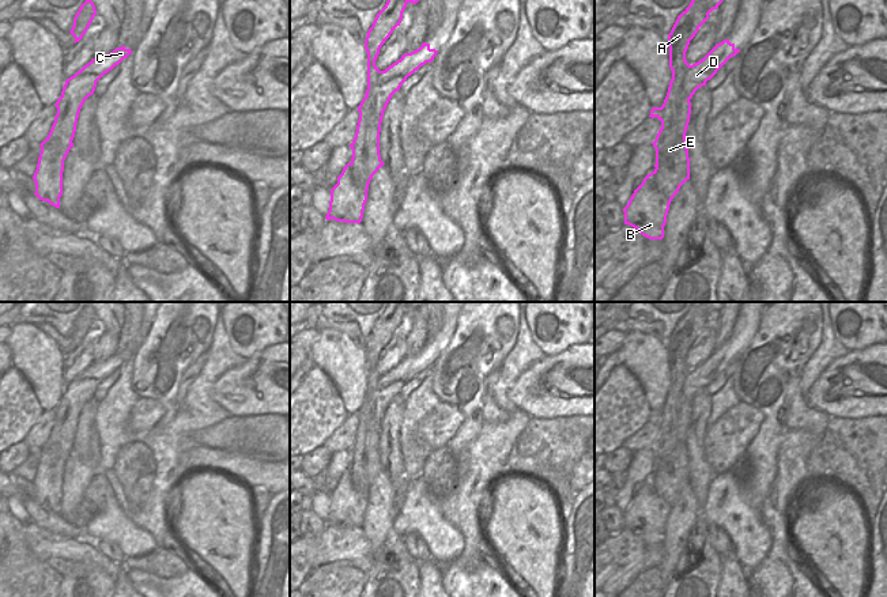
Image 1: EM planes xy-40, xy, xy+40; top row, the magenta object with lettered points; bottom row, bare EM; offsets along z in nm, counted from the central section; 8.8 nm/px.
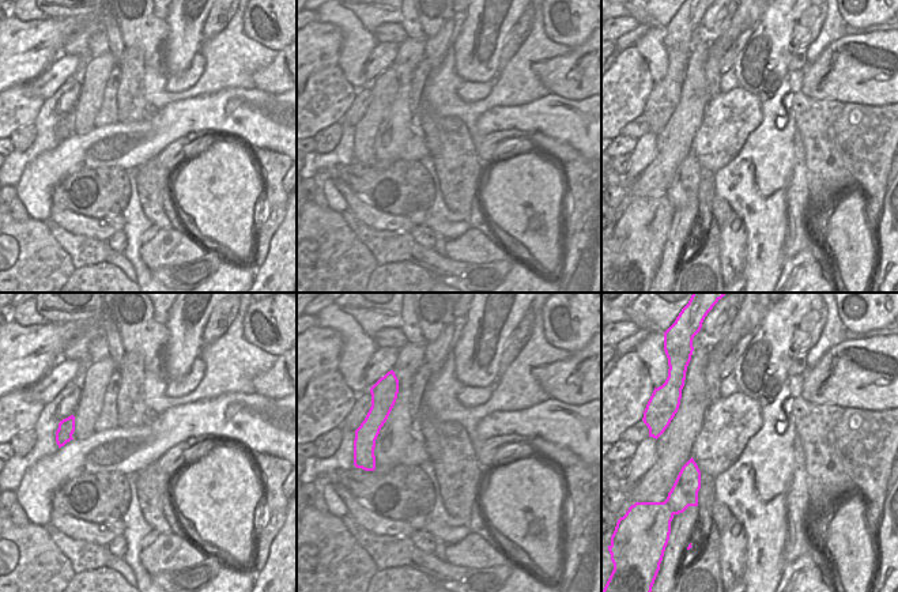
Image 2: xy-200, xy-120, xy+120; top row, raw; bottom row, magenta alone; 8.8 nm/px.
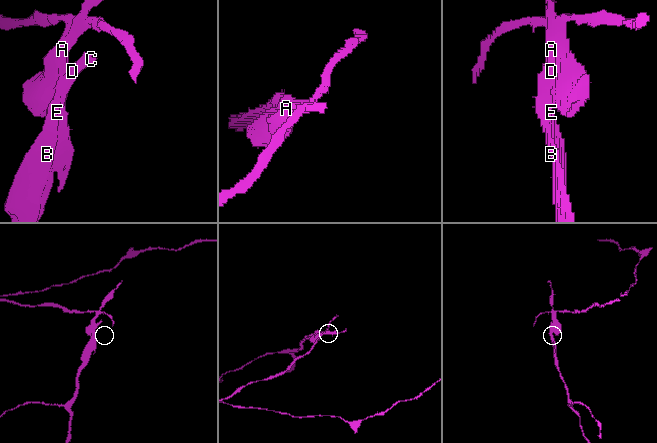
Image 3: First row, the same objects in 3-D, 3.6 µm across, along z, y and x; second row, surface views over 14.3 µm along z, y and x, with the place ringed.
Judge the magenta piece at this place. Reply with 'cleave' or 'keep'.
cleave

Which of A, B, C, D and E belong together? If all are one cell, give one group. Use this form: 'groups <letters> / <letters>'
groups A E / B C D

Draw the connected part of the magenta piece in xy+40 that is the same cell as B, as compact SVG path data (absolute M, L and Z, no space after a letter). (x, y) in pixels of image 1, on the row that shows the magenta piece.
M652 171L643 178L623 208L624 224L637 228L649 239L663 239L671 201L657 188L656 174Z

